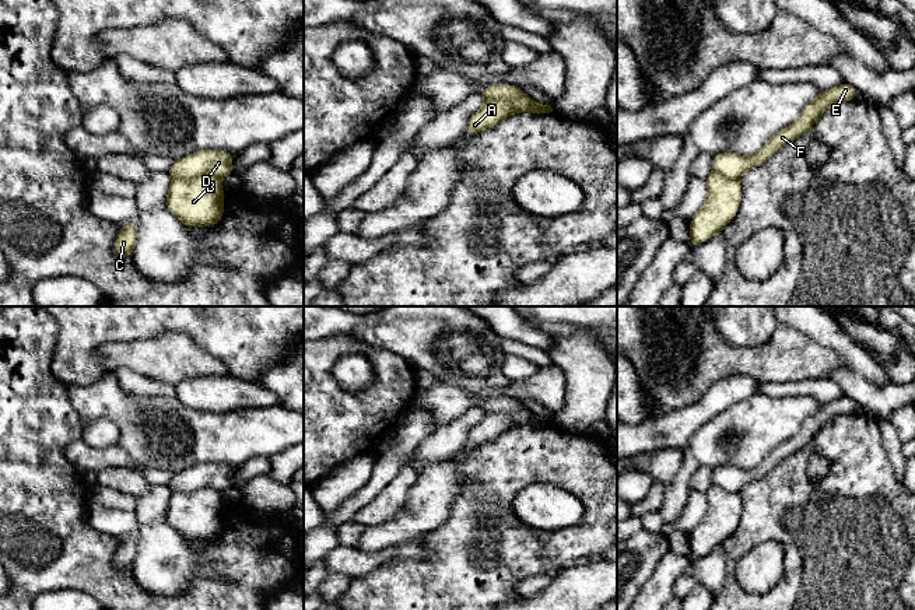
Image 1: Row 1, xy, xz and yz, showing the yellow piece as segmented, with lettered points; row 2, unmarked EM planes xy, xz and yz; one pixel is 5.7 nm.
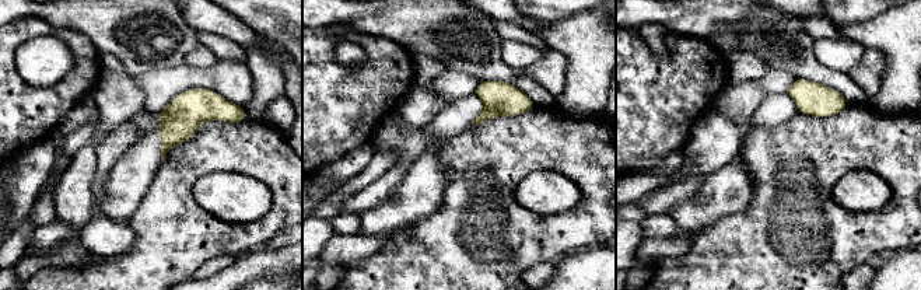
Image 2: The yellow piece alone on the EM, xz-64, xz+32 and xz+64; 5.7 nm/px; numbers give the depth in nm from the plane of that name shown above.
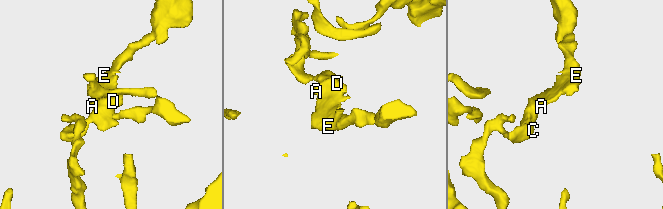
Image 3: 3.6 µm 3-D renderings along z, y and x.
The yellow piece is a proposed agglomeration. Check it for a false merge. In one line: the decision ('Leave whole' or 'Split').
Split

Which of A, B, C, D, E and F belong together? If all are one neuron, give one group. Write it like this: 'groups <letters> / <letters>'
groups A D E F / B C

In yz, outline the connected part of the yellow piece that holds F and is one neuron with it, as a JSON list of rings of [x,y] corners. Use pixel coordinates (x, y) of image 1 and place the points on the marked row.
[[[846,81],[820,91],[817,98],[806,105],[799,119],[769,137],[760,152],[751,157],[730,151],[715,154],[712,159],[712,171],[728,179],[739,180],[746,171],[760,166],[779,148],[806,134],[828,108],[837,102],[849,102],[856,97],[856,88]]]

